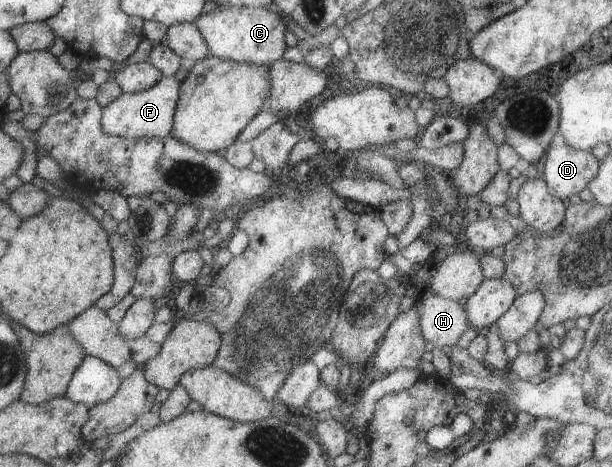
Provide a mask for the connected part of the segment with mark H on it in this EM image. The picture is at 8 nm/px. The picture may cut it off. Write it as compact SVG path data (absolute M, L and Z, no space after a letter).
M431 295L417 303L421 336L435 348L455 346L468 329L467 313L451 299Z

